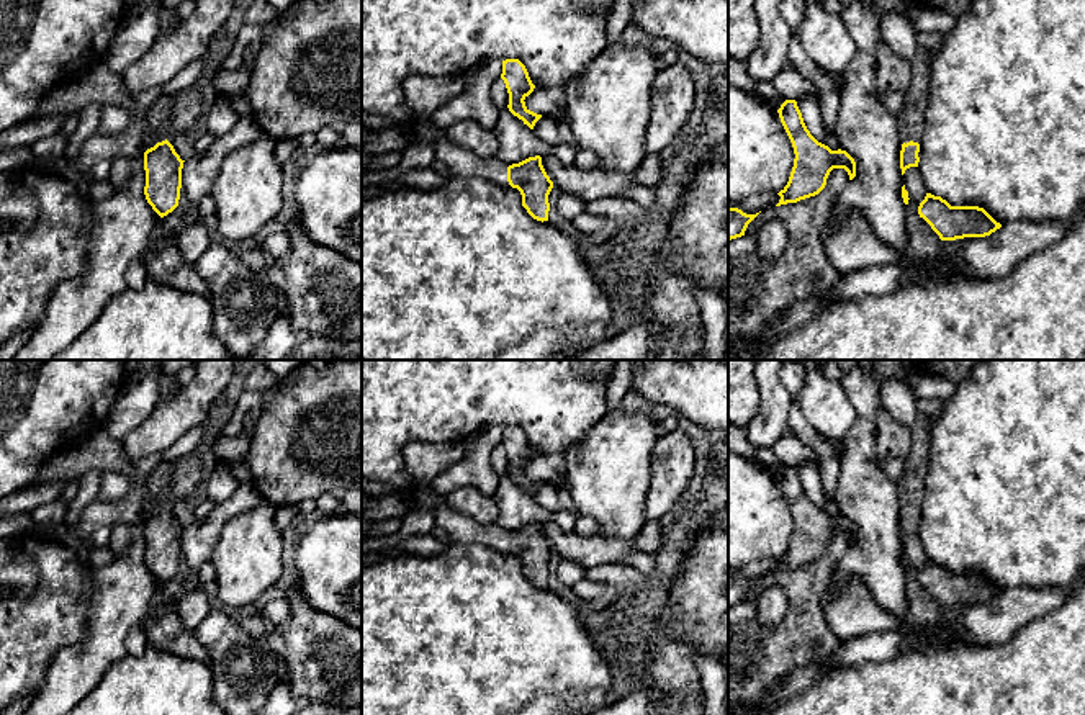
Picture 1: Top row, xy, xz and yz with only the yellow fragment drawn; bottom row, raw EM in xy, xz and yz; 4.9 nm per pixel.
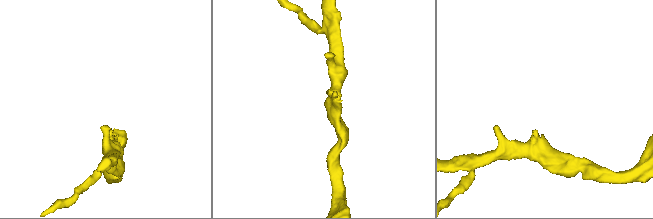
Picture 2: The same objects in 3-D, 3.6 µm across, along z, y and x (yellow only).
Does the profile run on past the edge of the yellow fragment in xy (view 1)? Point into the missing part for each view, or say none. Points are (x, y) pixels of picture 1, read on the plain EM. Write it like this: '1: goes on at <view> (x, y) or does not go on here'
1: does not go on here

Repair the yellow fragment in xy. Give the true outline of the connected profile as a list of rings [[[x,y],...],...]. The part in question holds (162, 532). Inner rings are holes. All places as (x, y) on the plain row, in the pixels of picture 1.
[[[167,506],[144,519],[144,561],[160,584],[178,573],[183,528]]]

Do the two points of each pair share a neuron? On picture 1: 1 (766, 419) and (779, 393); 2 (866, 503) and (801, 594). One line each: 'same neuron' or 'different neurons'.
1: same neuron
2: different neurons

